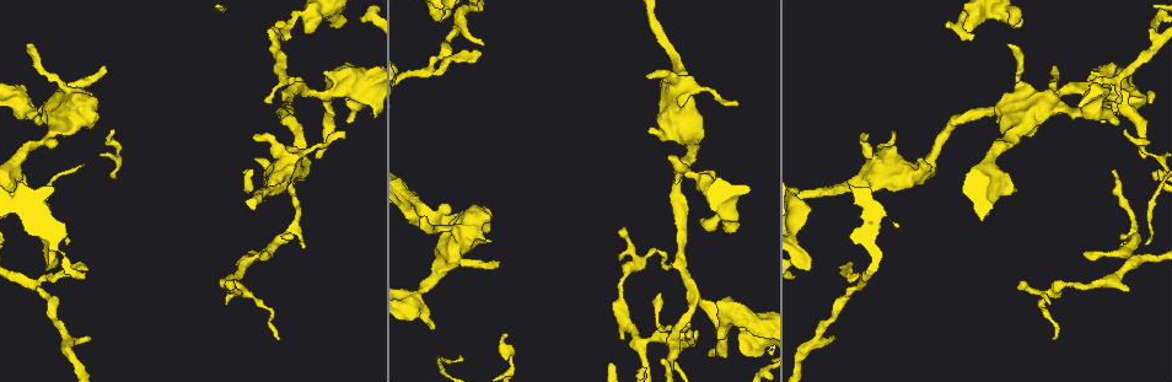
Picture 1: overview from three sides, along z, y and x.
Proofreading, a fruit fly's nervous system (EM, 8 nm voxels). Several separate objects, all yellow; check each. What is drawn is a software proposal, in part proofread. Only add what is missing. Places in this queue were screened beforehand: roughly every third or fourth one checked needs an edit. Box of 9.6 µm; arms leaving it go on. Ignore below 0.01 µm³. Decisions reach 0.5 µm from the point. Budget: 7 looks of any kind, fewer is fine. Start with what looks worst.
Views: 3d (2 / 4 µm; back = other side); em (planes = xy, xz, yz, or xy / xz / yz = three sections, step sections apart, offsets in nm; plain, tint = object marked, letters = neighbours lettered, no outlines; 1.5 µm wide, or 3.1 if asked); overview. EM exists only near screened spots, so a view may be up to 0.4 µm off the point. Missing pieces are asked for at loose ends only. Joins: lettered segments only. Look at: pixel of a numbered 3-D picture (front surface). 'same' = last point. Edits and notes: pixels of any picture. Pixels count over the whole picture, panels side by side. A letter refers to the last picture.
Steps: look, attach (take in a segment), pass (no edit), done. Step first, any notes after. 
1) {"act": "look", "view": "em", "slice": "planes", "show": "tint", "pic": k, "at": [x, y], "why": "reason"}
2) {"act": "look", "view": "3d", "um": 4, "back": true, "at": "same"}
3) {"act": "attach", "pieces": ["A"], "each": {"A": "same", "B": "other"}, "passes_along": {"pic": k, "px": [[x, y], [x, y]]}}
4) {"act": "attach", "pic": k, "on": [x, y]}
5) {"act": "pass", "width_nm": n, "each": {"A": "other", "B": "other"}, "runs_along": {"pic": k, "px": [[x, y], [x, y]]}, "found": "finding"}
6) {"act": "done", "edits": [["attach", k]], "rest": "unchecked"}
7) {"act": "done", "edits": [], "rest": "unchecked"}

{"act": "look", "view": "3d", "um": 4, "pic": 1, "at": [865, 136], "why": "free end"}

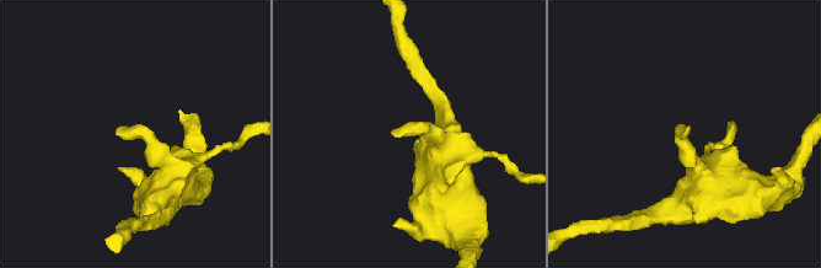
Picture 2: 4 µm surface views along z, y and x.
{"act": "look", "view": "em", "slice": "planes", "show": "letters", "pic": 2, "at": [687, 129], "why": "need the tissue"}

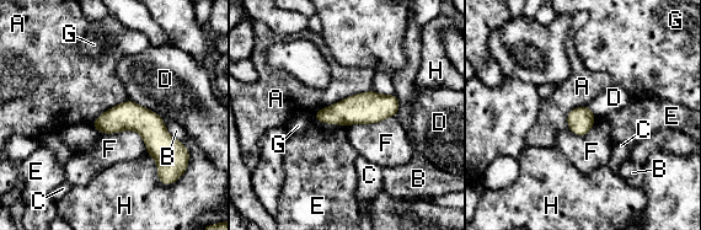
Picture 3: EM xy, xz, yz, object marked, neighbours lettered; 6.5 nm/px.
{"act": "pass", "each": {"A": "other", "B": "other", "C": "other", "D": "other", "E": "other", "F": "other", "G": "other", "H": "other"}, "border": {"pic": 3, "px": [[129, 99], [153, 110], [164, 118]]}, "found": "no lettered segment goes on from it"}

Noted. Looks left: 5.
{"act": "look", "view": "3d", "um": 2, "back": true, "pic": 1, "at": [28, 43], "why": "thin end"}

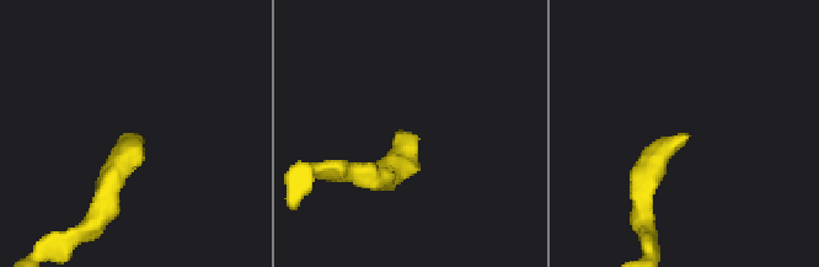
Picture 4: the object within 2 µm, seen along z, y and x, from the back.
{"act": "look", "view": "em", "slice": "planes", "show": "letters", "pic": 4, "at": [401, 136]}

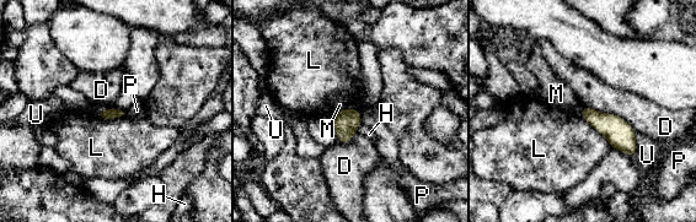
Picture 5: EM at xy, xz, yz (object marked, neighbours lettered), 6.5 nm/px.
{"act": "pass", "each": {"D": "other", "H": "other", "L": "other", "M": "other", "P": "other", "U": "other"}, "border": {"pic": 5, "px": [[581, 113], [606, 139], [611, 147]]}, "found": "none of them fits"}

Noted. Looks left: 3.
{"act": "look", "view": "em", "slice": "planes", "show": "letters", "pic": 1, "at": [1054, 337], "why": "tapers out"}

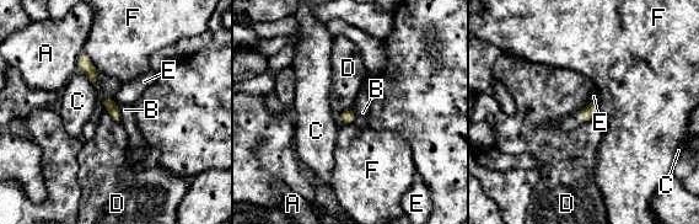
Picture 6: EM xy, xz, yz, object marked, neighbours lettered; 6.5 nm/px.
{"act": "pass", "each": {"A": "other", "B": "other", "C": "other", "D": "other", "E": "other", "F": "other"}, "border": {"pic": 6, "px": [[105, 94], [107, 113], [121, 122]]}, "found": "none of them fits"}

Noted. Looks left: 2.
{"act": "done", "edits": [], "rest": "unchecked"}

